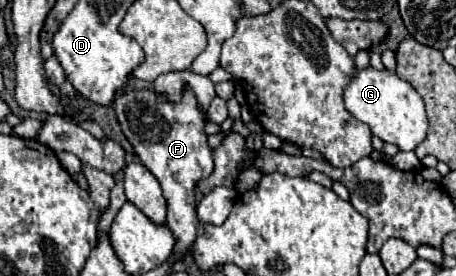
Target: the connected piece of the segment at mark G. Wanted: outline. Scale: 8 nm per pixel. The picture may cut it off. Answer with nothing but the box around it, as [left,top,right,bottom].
[345,70,427,150]

